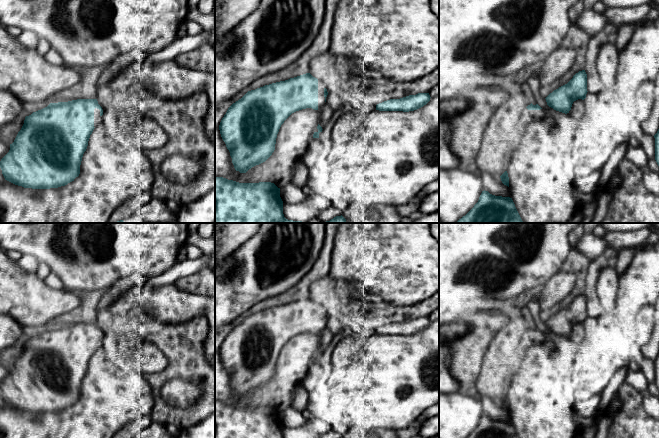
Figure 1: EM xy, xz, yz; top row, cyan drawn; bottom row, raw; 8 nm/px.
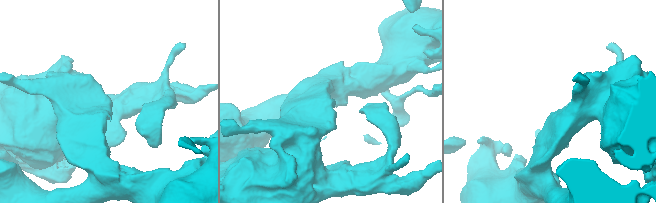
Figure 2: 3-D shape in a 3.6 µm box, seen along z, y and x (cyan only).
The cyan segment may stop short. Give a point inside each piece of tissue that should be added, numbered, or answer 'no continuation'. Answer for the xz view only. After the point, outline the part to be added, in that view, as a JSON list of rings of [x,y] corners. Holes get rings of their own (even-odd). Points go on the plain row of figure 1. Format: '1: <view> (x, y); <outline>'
no continuation

